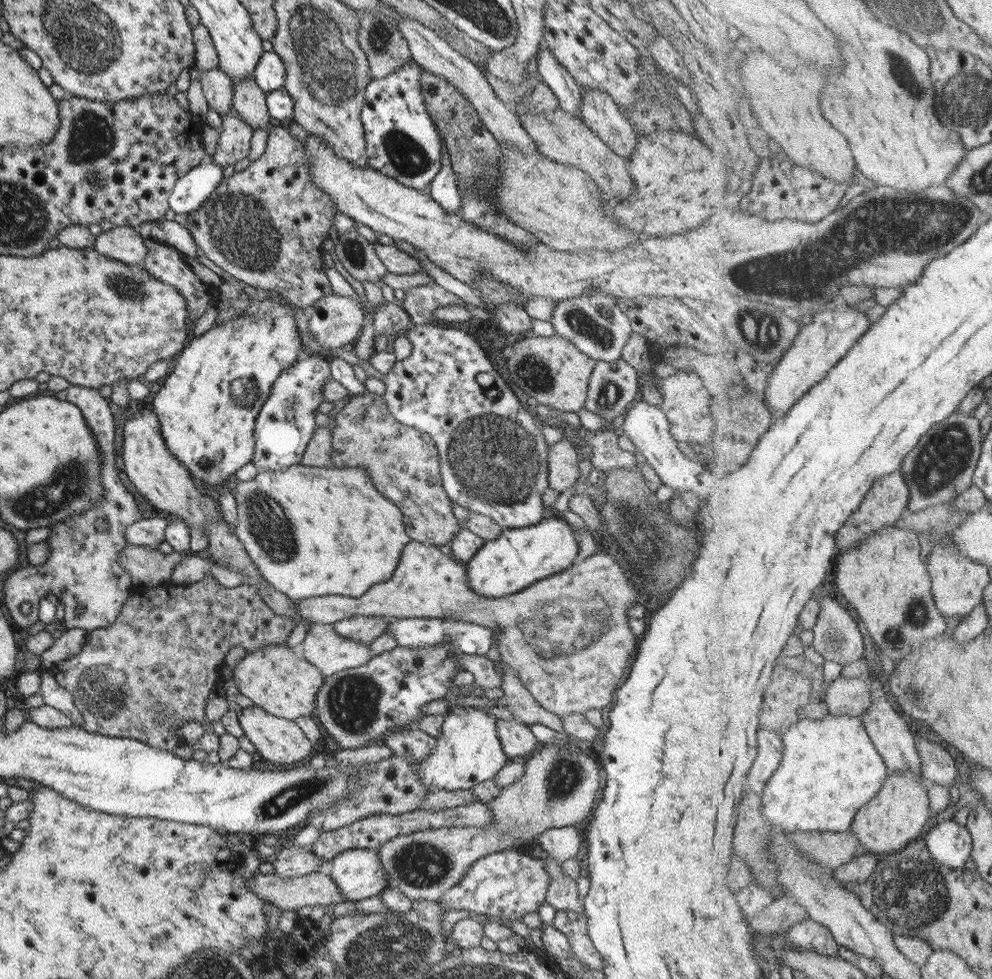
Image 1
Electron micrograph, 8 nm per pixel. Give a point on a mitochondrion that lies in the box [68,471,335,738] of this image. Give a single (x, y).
(100, 691)

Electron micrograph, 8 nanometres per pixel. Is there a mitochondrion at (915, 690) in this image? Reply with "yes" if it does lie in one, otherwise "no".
yes

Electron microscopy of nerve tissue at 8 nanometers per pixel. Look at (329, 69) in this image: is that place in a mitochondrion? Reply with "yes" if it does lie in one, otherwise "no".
yes

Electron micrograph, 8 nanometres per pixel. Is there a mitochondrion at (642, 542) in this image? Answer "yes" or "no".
yes

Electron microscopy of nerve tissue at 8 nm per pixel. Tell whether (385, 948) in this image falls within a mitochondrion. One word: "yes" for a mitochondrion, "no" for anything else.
yes

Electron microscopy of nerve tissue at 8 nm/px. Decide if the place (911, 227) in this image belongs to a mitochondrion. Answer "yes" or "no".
yes

